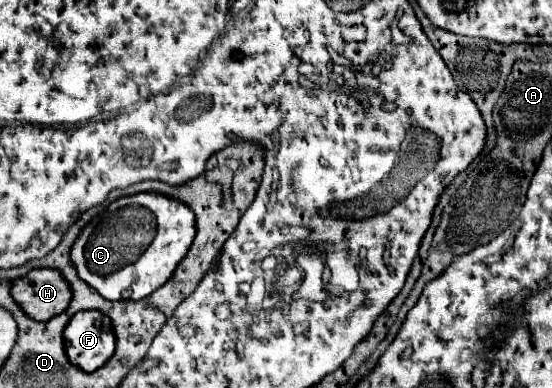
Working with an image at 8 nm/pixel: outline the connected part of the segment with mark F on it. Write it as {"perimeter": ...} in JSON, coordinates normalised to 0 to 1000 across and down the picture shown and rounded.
{"perimeter":[[[181,802],[138,807],[116,848],[116,899],[127,936],[149,956],[174,956],[210,899],[210,863],[196,812]]]}

